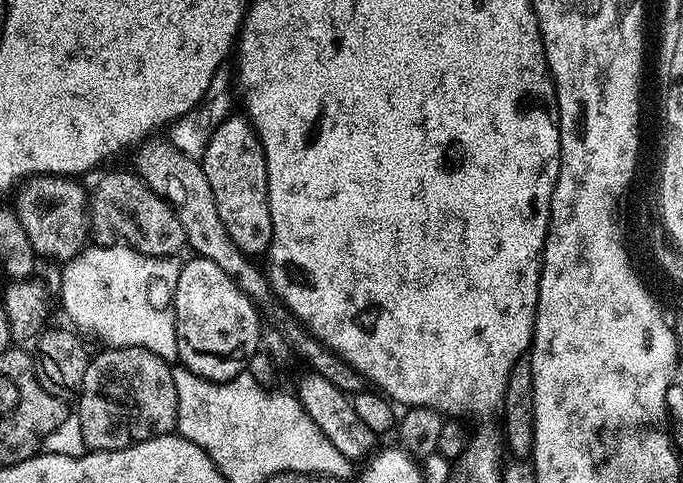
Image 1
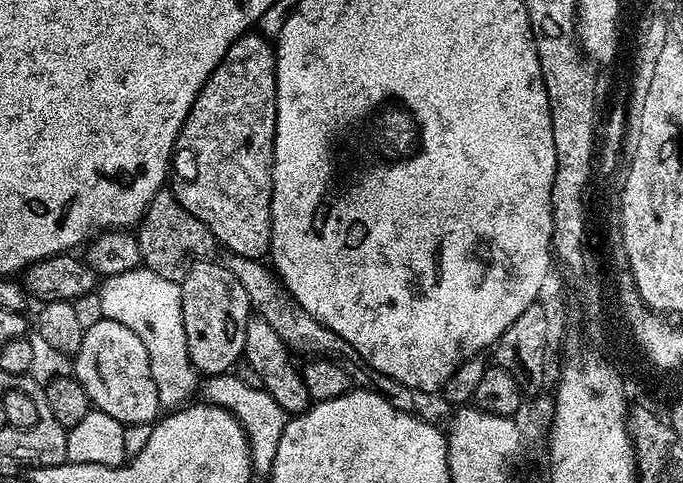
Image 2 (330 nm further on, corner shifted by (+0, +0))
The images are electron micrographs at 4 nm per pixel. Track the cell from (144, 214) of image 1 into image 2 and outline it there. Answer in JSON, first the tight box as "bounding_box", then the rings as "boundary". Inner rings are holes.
{"bounding_box":[138,190,218,281],"boundary":[[[171,190],[157,192],[138,221],[139,228],[138,239],[143,267],[154,270],[154,274],[162,274],[162,278],[179,281],[189,262],[197,258],[211,257],[208,255],[218,248],[218,241],[212,231],[181,206],[176,200],[175,192]]]}

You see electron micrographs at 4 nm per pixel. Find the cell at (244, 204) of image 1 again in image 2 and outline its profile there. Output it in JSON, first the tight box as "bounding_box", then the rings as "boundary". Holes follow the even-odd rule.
{"bounding_box":[170,30,276,260],"boundary":[[[252,30],[238,37],[230,46],[230,50],[222,58],[222,62],[210,74],[210,78],[202,86],[186,122],[176,139],[176,146],[172,154],[170,165],[170,188],[175,192],[176,200],[194,218],[198,218],[212,231],[221,245],[225,244],[228,252],[239,256],[245,256],[251,260],[258,260],[269,255],[272,246],[272,151],[276,141],[276,52],[268,45],[267,35],[261,35],[259,31]]]}

